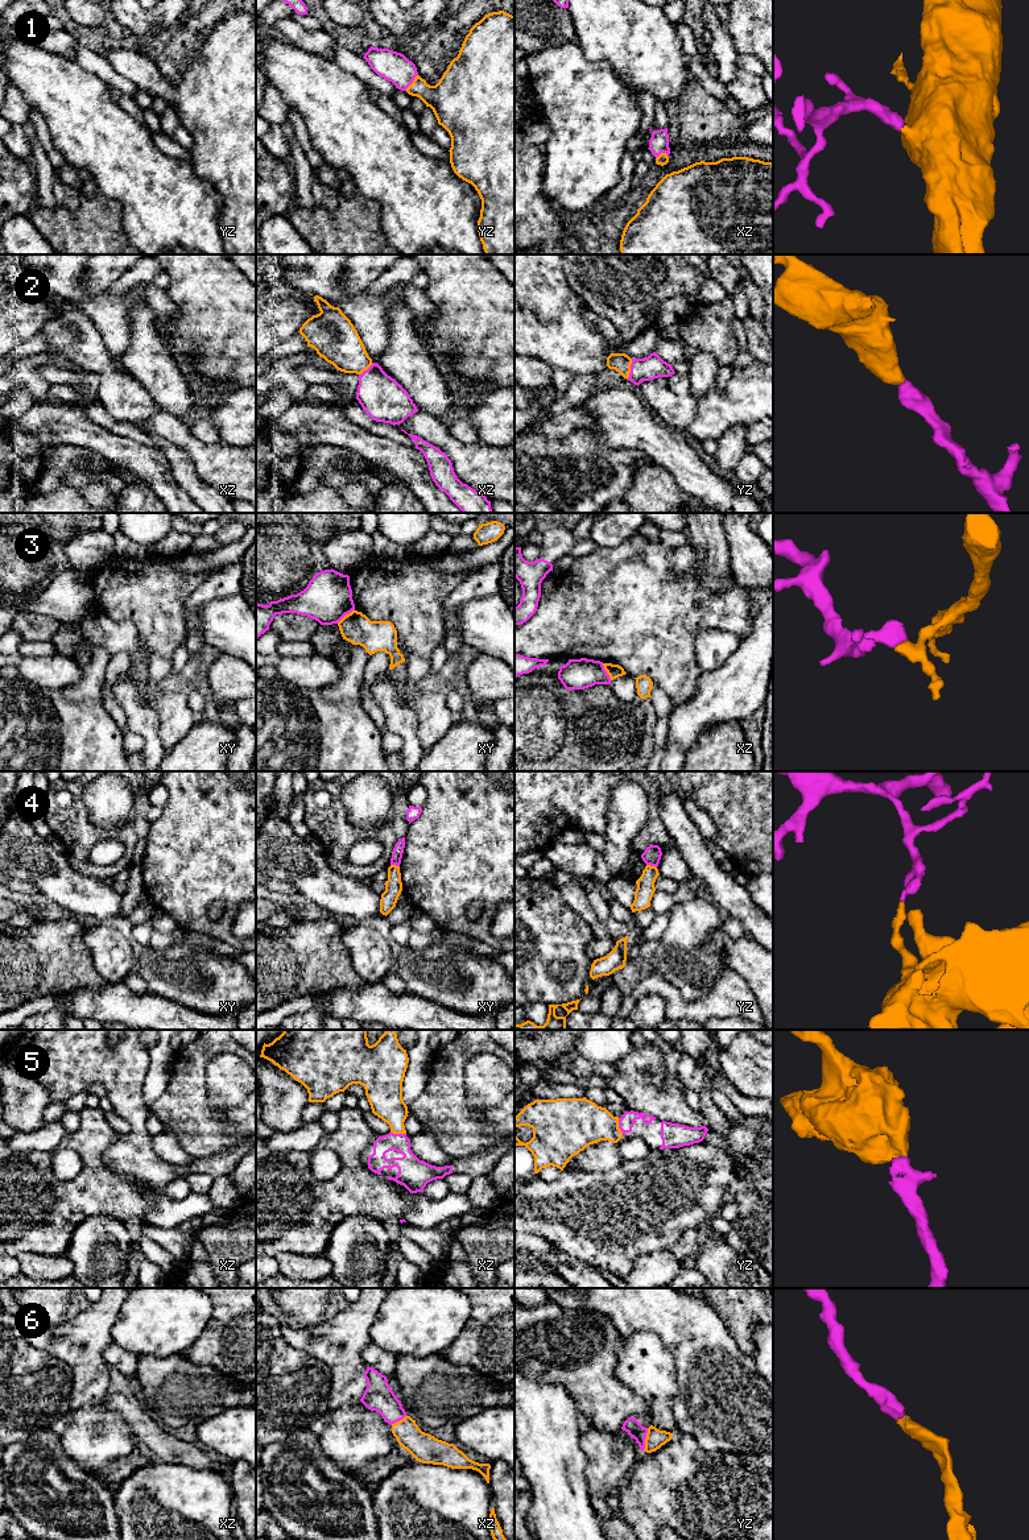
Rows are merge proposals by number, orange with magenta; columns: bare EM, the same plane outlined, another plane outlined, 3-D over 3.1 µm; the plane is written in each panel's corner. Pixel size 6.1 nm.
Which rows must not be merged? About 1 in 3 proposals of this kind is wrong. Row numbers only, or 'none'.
3, 4

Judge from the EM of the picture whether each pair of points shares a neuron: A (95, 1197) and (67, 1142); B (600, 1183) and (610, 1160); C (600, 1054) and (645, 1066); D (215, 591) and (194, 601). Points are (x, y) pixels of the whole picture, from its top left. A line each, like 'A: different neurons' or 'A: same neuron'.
A: same neuron
B: different neurons
C: different neurons
D: same neuron

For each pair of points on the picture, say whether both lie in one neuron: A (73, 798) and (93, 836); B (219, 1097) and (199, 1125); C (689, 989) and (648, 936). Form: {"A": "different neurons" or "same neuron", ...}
{"A": "same neuron", "B": "different neurons", "C": "different neurons"}

